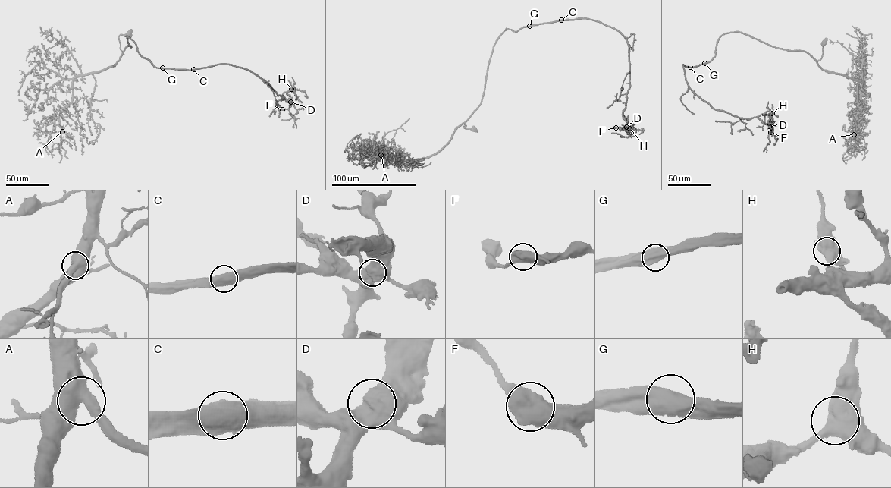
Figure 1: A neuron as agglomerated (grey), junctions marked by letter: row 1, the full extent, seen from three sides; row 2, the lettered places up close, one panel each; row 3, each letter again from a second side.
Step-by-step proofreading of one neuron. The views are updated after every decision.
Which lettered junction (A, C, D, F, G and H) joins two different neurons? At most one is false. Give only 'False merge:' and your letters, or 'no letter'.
False merge: no letter

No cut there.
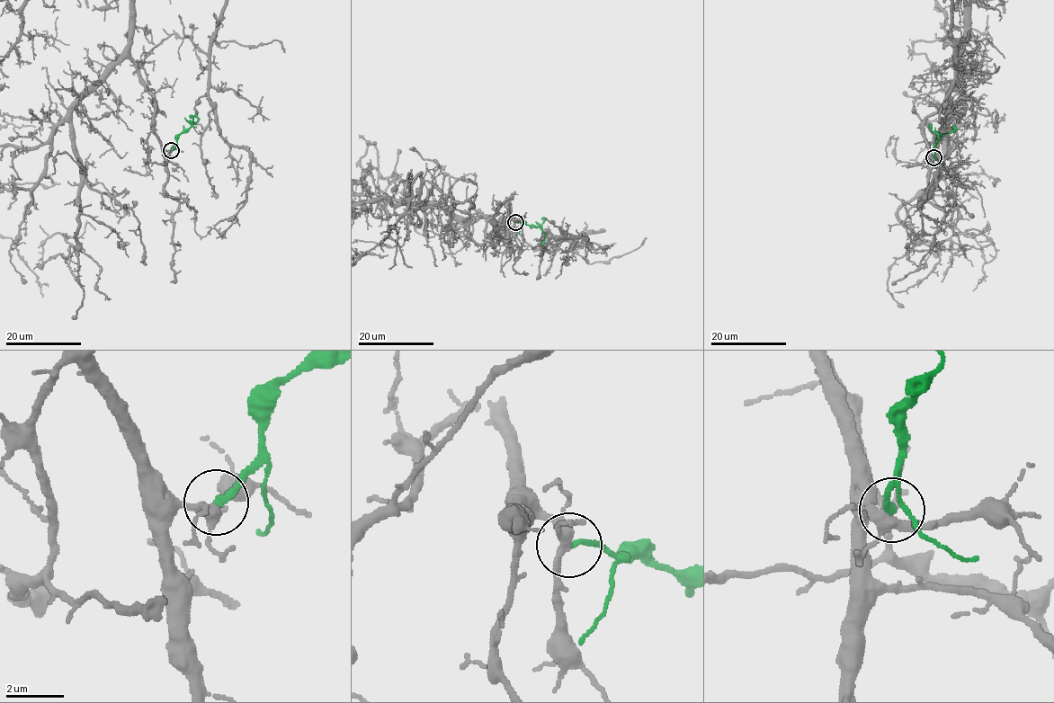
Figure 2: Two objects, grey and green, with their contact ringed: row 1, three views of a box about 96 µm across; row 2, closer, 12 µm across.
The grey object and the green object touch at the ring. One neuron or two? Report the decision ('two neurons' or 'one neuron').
two neurons

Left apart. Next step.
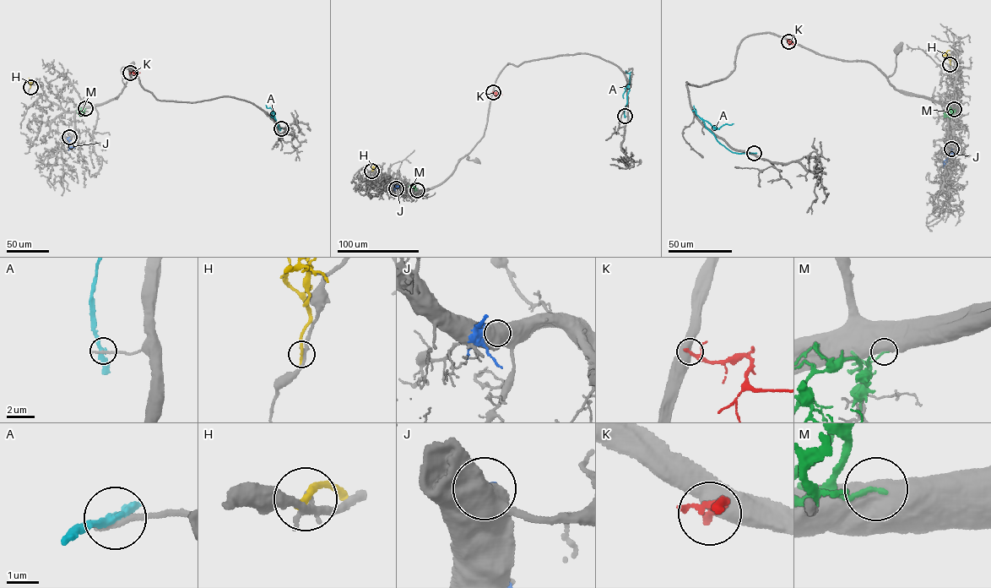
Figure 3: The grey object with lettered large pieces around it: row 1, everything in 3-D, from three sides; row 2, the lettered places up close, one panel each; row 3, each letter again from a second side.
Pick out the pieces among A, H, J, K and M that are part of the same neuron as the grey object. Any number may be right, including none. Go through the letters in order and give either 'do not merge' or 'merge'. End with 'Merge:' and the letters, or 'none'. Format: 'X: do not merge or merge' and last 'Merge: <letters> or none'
A: do not merge
H: do not merge
J: do not merge
K: do not merge
M: do not merge
Merge: none

